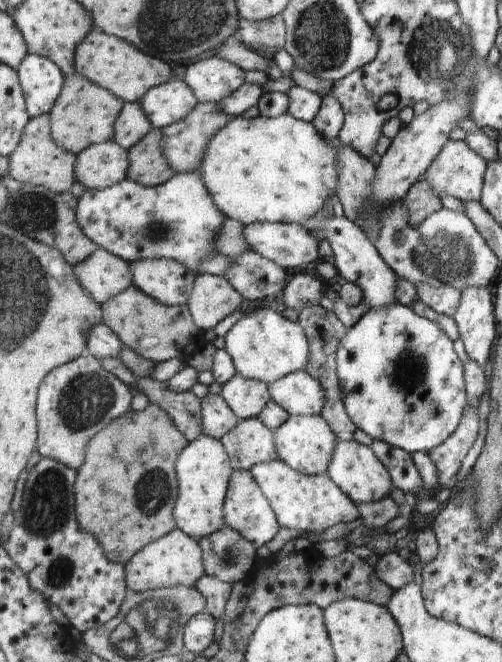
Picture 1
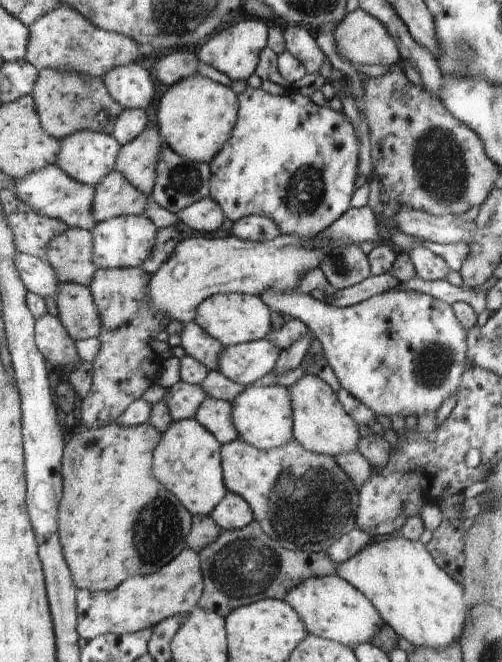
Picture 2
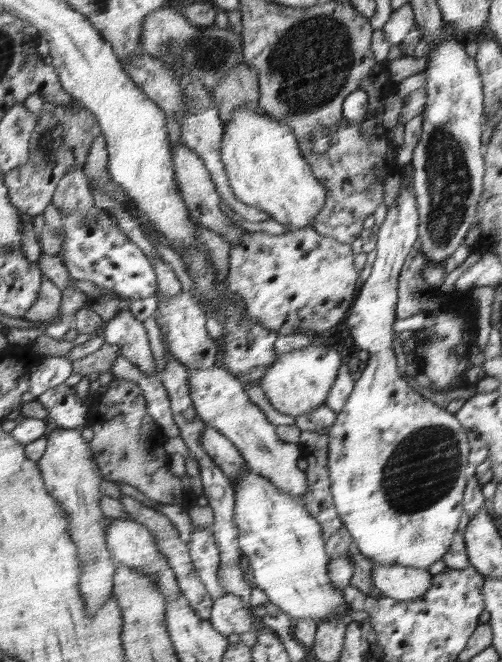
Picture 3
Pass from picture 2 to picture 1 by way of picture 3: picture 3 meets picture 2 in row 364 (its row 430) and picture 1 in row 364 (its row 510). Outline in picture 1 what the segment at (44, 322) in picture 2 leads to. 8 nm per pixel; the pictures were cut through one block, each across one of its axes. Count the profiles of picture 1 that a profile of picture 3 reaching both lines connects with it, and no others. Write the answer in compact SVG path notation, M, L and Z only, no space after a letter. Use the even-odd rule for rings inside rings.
M82 354L74 361L54 368L42 379L35 406L38 418L36 448L40 456L68 462L72 470L80 468L84 464L84 452L92 436L126 413L131 408L133 396L134 393L127 384L90 354Z

